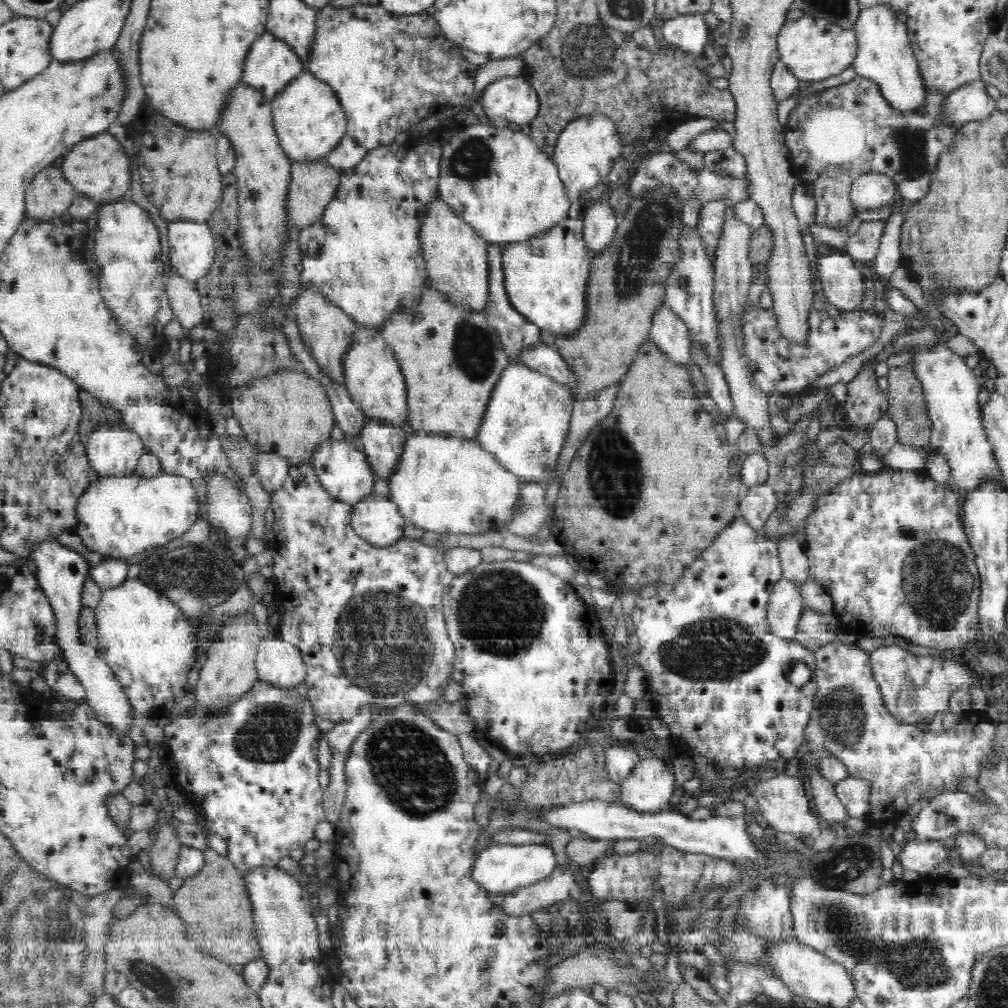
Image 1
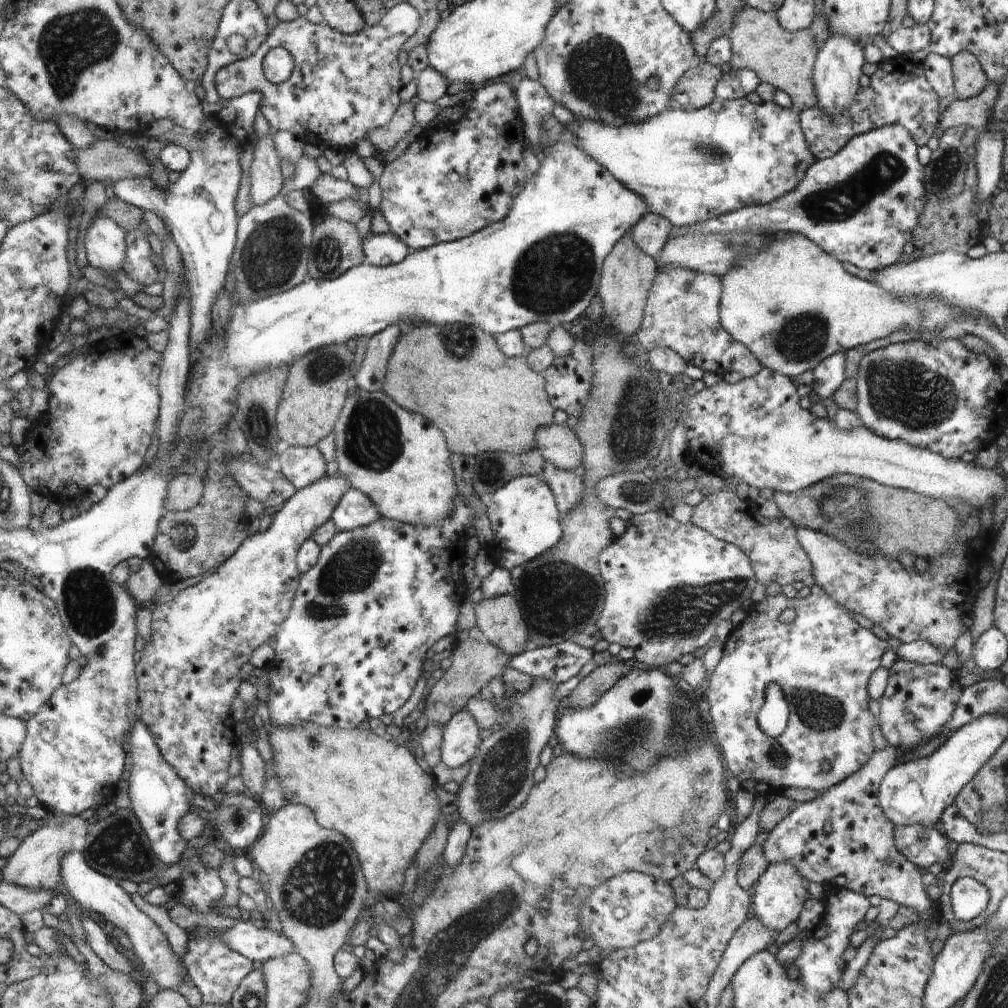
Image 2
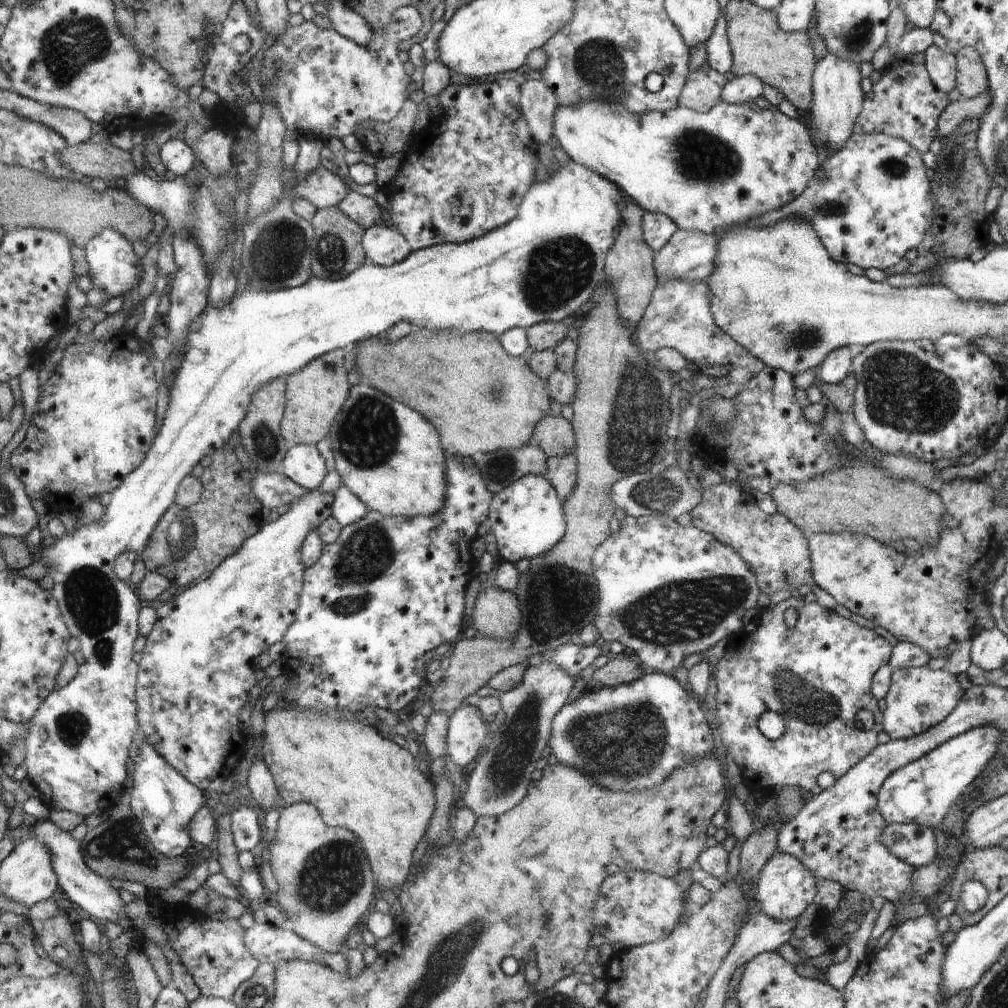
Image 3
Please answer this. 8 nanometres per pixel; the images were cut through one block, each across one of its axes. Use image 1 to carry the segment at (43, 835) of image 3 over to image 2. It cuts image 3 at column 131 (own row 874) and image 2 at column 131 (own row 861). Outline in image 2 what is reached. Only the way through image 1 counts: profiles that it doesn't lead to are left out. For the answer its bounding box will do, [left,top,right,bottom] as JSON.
[63,847,191,991]

